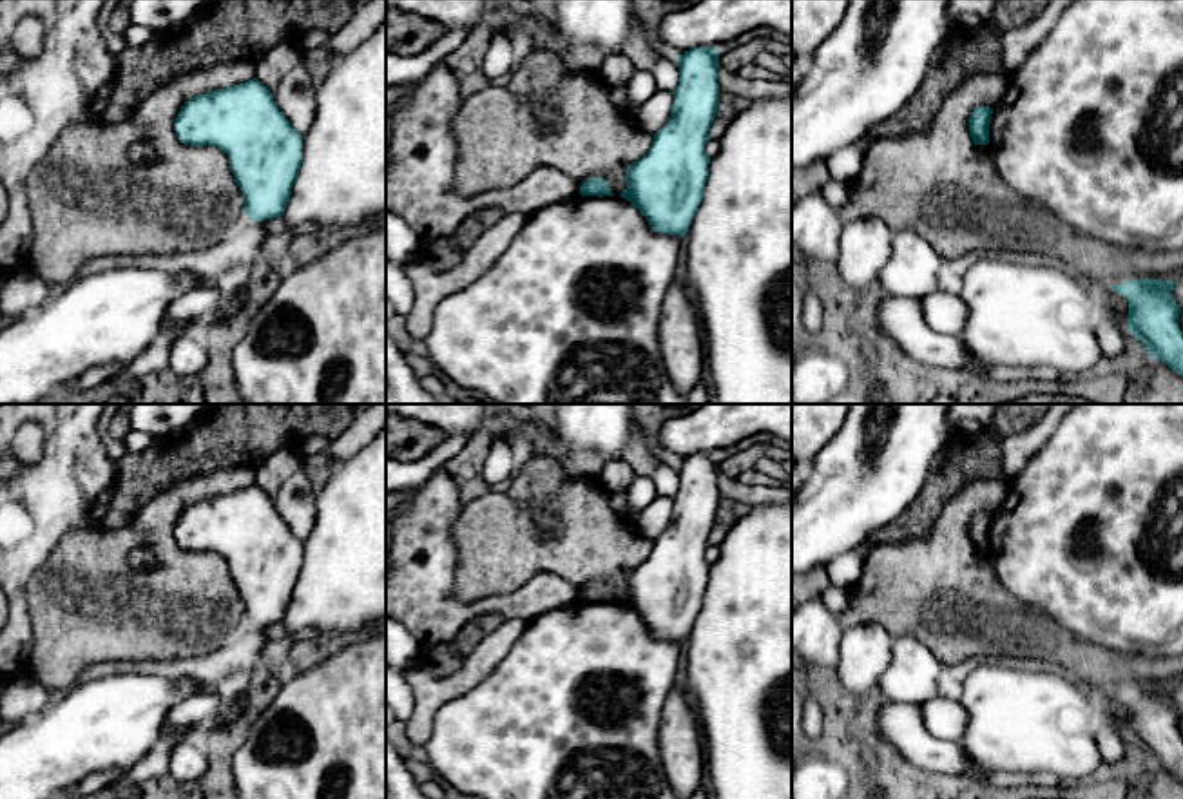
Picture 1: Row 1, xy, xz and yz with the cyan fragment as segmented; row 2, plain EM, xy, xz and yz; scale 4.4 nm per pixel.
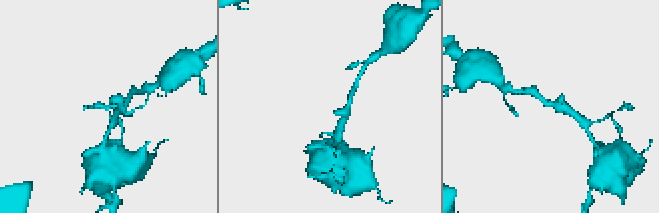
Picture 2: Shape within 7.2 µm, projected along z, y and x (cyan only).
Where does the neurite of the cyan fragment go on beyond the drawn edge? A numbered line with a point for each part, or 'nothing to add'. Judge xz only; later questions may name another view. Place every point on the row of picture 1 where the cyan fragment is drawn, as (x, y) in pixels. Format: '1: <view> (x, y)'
nothing to add

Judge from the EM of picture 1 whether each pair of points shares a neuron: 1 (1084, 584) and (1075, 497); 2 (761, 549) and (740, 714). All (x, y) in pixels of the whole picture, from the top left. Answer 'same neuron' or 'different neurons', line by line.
1: same neuron
2: same neuron

